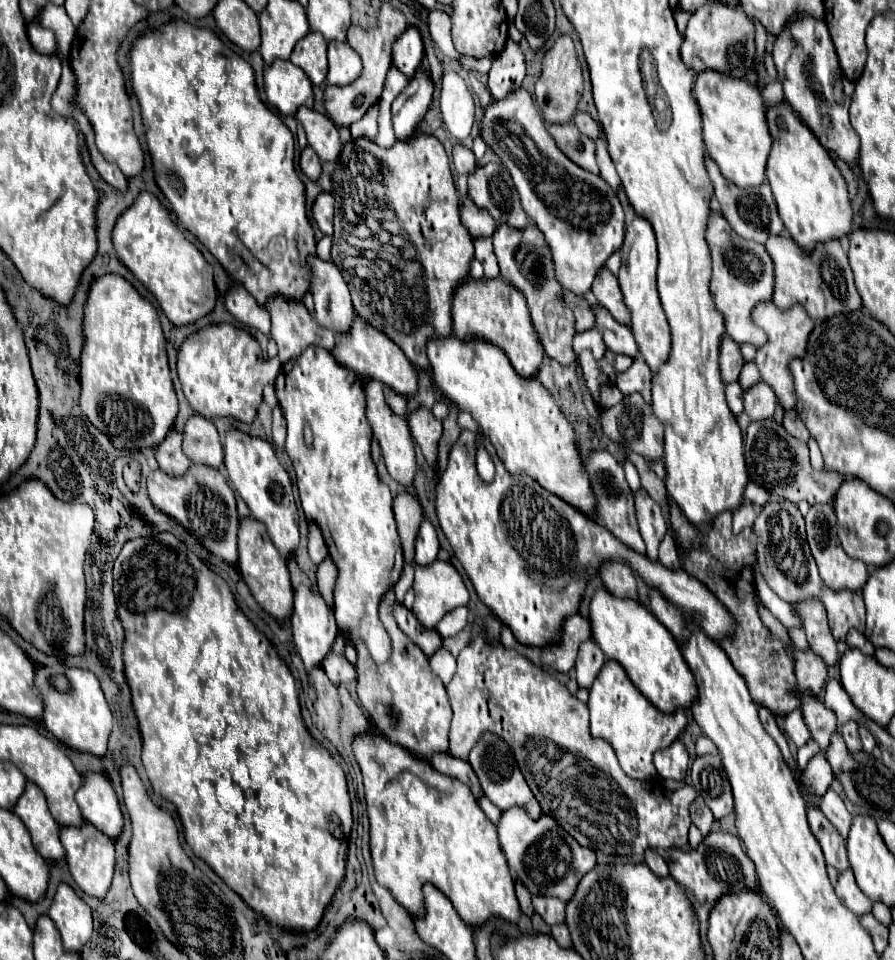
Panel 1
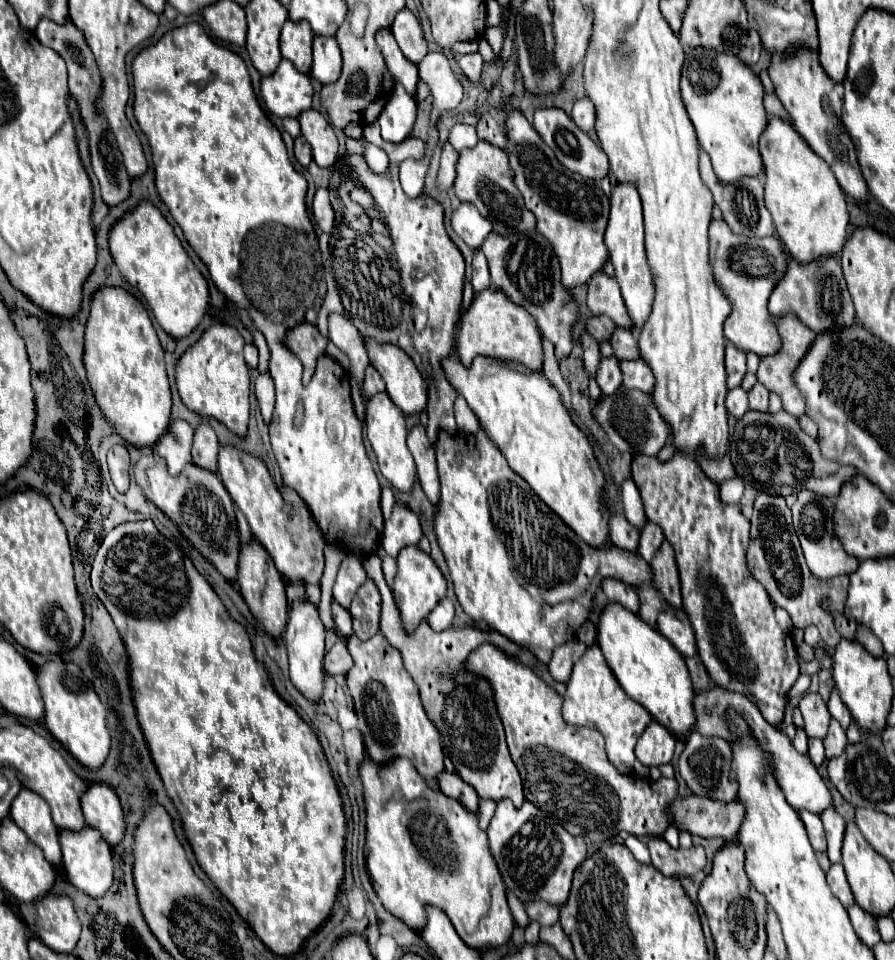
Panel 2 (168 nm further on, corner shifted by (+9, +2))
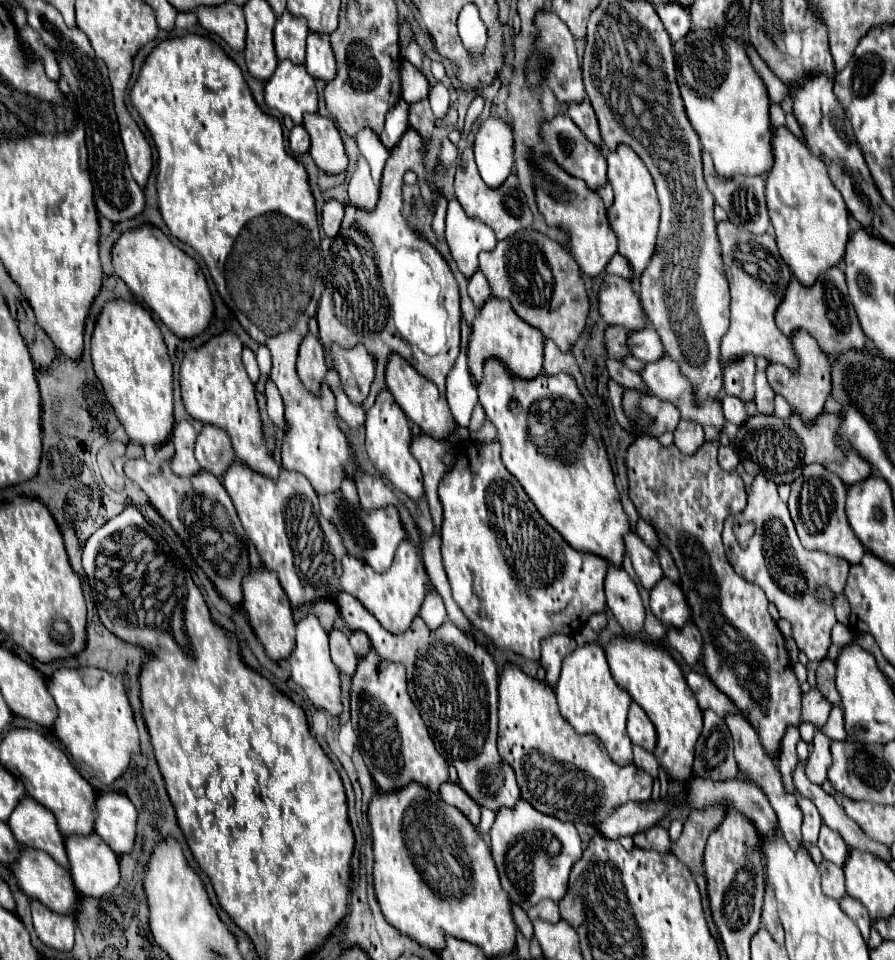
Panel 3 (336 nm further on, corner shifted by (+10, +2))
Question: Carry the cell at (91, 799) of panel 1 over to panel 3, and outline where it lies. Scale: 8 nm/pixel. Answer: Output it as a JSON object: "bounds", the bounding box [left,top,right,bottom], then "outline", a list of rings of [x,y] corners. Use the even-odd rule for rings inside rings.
{"bounds":[95,792,137,856],"outline":[[[107,792],[97,798],[95,832],[113,848],[117,856],[129,854],[135,844],[137,810],[121,792]]]}

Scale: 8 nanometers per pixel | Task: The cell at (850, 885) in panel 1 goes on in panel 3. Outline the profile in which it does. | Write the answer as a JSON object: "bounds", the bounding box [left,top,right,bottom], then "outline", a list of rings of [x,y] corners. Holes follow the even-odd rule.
{"bounds":[819,860,847,900],"outline":[[[823,860],[819,866],[819,874],[821,874],[821,886],[823,892],[835,900],[841,900],[847,892],[845,892],[845,876],[843,876],[843,868],[837,864],[829,864],[827,860]]]}

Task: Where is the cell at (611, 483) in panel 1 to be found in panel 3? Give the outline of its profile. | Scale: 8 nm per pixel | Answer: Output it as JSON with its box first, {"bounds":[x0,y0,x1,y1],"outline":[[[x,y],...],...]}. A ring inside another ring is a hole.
{"bounds":[625,532,663,590],"outline":[[[629,532],[625,536],[625,546],[627,546],[627,552],[631,556],[633,568],[635,568],[637,576],[639,576],[643,588],[651,590],[663,578],[657,554],[633,532]]]}

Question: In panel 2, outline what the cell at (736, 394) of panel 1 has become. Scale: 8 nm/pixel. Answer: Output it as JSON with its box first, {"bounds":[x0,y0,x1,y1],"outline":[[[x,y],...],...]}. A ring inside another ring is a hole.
{"bounds":[726,388,748,418],"outline":[[[732,388],[726,394],[726,408],[732,416],[742,418],[742,414],[748,410],[748,398],[742,388]]]}

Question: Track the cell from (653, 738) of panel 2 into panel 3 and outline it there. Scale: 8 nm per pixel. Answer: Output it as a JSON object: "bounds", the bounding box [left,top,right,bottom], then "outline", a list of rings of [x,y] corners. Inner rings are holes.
{"bounds":[627,700,657,752],"outline":[[[631,700],[631,706],[629,706],[629,716],[627,716],[627,734],[629,734],[633,744],[639,744],[645,750],[653,752],[655,742],[657,742],[655,728],[653,728],[651,720],[647,718],[647,714],[633,700]]]}

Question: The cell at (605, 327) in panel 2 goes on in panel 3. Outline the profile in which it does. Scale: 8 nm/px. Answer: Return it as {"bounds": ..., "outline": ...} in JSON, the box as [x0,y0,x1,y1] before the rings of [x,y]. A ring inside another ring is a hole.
{"bounds":[605,326,631,360],"outline":[[[609,326],[605,332],[605,340],[607,340],[607,352],[609,358],[615,360],[623,360],[627,356],[631,356],[629,346],[627,346],[627,330],[621,326]]]}

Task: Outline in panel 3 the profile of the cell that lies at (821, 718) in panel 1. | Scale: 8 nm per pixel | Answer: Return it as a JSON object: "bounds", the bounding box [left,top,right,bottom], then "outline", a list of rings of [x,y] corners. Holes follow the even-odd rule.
{"bounds":[801,690,831,726],"outline":[[[809,690],[807,694],[803,694],[803,714],[801,718],[805,722],[811,722],[813,726],[823,726],[829,718],[831,712],[831,702],[823,698],[823,694],[819,690]]]}

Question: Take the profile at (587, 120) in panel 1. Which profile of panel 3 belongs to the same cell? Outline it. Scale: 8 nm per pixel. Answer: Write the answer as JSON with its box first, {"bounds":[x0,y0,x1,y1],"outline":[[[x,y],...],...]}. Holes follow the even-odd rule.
{"bounds":[569,100,603,148],"outline":[[[585,100],[581,104],[569,104],[569,116],[591,144],[595,144],[597,148],[603,146],[603,140],[599,136],[597,118],[595,118],[595,112],[593,112],[589,100]]]}

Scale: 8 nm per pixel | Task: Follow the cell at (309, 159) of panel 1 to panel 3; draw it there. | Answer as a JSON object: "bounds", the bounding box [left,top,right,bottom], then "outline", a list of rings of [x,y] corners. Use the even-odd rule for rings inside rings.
{"bounds":[289,126,309,154],"outline":[[[295,126],[289,134],[289,146],[295,154],[305,154],[309,152],[309,134],[305,132],[305,128]]]}

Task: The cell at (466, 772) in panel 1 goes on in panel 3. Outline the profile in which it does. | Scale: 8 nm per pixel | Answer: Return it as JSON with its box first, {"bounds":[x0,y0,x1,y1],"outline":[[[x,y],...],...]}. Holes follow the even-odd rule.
{"bounds":[439,782,481,826],"outline":[[[445,782],[445,784],[441,786],[439,794],[441,794],[441,798],[443,798],[443,802],[445,802],[445,804],[455,806],[457,810],[461,810],[461,812],[469,818],[469,822],[471,822],[473,826],[477,826],[477,824],[479,824],[479,816],[481,816],[479,806],[471,800],[471,796],[469,796],[469,794],[467,794],[459,784]]]}

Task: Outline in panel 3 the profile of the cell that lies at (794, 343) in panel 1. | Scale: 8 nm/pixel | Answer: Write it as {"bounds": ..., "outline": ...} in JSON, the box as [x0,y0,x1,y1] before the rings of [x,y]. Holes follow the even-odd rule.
{"bounds":[767,332,831,422],"outline":[[[795,332],[791,338],[797,358],[799,358],[799,372],[791,374],[785,366],[777,366],[777,364],[769,364],[767,368],[767,380],[771,384],[771,388],[781,394],[793,412],[797,412],[801,416],[803,422],[813,422],[825,406],[827,396],[831,394],[831,376],[829,376],[829,358],[821,352],[817,340],[813,340],[813,336],[809,336],[807,332]]]}

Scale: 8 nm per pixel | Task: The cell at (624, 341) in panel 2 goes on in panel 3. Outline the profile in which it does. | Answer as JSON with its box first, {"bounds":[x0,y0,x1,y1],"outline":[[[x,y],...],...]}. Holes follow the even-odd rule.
{"bounds":[629,326,665,364],"outline":[[[649,326],[645,330],[629,334],[629,348],[635,358],[639,358],[647,364],[661,360],[665,356],[665,348],[663,348],[655,328],[649,328]]]}

